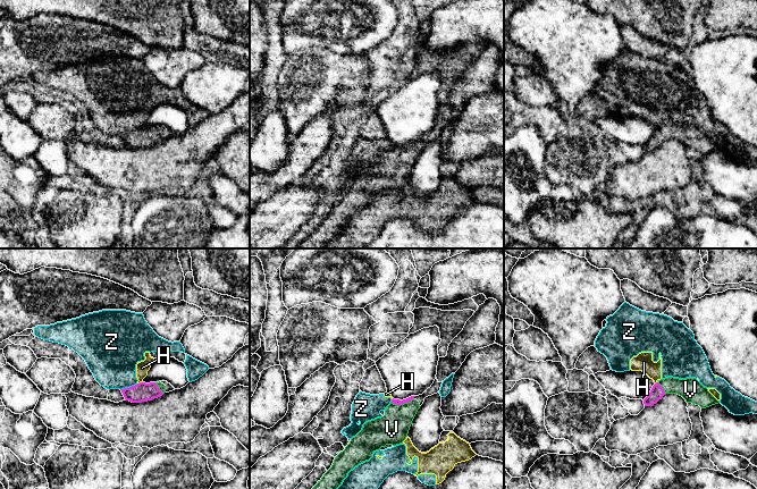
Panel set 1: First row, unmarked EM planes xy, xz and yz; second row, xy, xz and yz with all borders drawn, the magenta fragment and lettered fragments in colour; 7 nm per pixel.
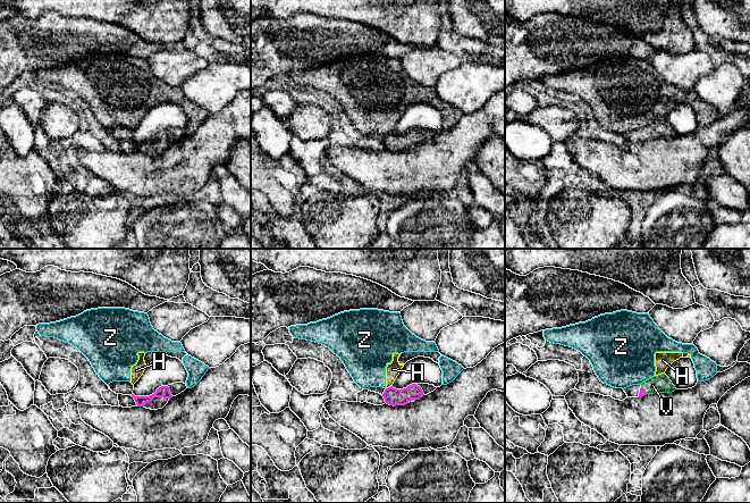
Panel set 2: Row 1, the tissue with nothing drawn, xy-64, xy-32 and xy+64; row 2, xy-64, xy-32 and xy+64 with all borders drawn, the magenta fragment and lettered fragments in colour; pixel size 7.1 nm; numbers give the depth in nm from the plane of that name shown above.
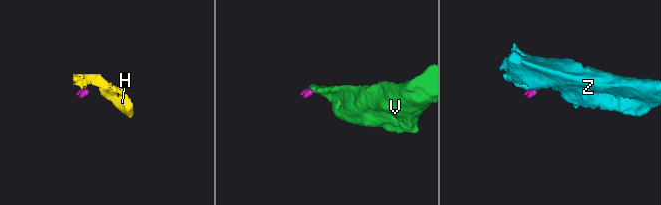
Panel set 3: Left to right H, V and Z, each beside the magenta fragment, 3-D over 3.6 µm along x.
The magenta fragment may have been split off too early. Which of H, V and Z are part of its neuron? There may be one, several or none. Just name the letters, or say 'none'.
V

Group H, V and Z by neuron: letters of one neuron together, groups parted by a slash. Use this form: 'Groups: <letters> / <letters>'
Groups: H Z / V

